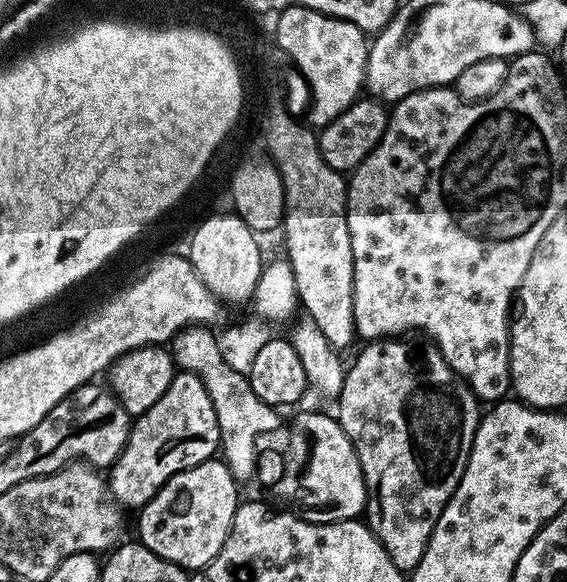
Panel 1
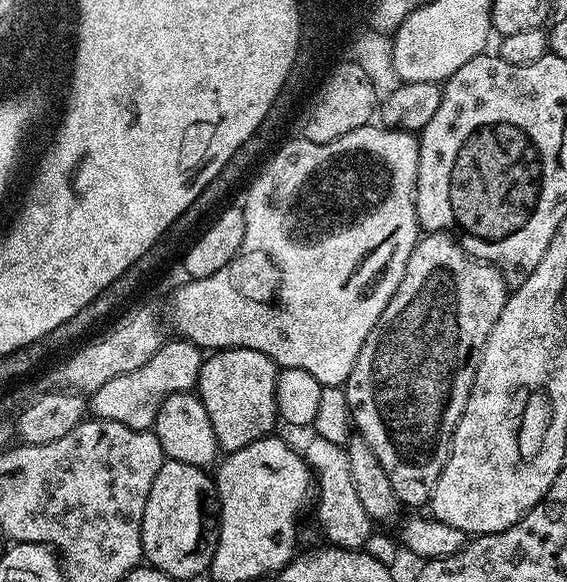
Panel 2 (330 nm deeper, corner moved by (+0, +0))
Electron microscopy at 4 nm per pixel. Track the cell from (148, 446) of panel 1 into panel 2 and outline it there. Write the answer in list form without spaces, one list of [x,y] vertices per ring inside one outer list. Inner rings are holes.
[[[249,348],[216,350],[200,367],[198,395],[210,414],[216,443],[225,453],[242,450],[258,438],[269,435],[278,424],[276,374],[278,365],[266,354]]]

